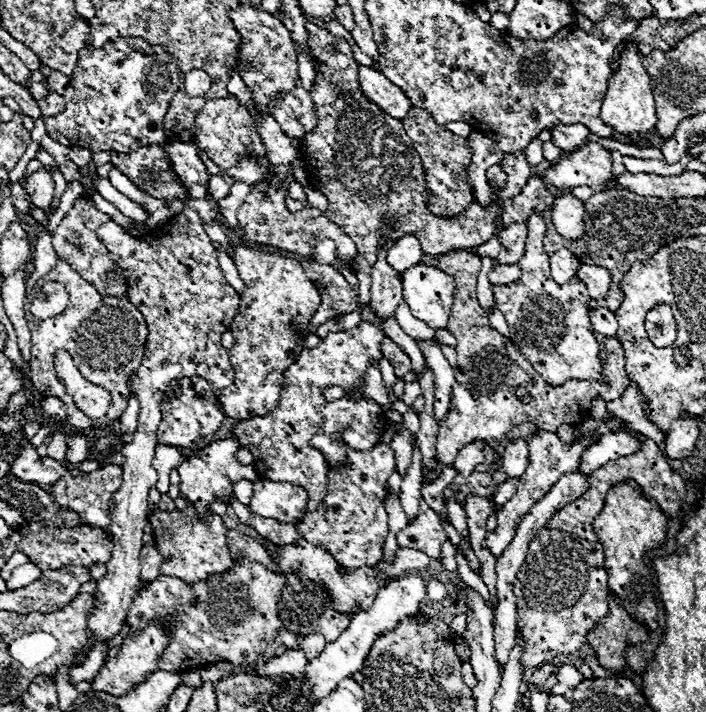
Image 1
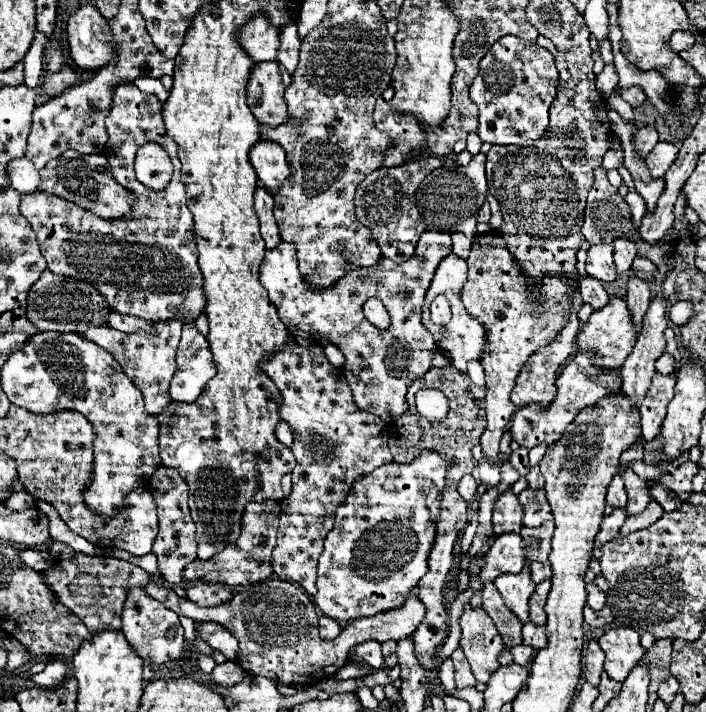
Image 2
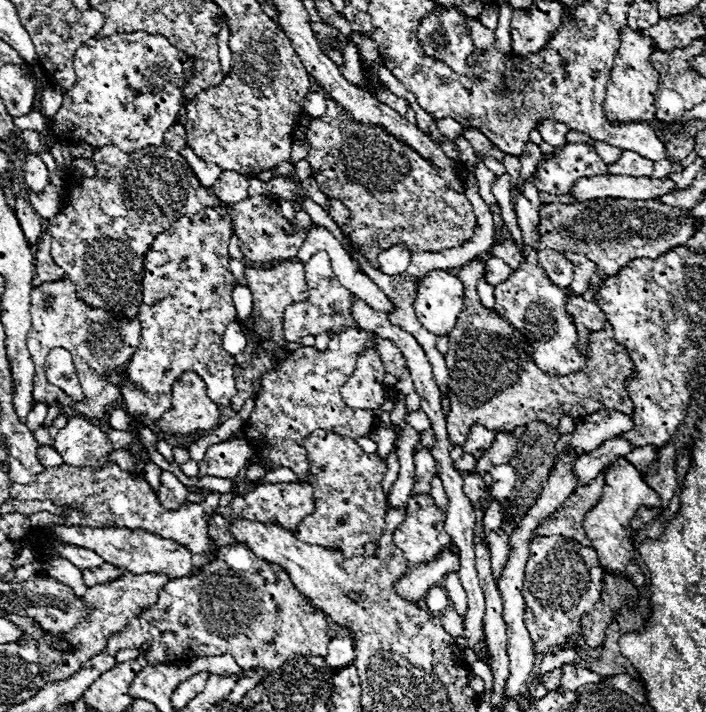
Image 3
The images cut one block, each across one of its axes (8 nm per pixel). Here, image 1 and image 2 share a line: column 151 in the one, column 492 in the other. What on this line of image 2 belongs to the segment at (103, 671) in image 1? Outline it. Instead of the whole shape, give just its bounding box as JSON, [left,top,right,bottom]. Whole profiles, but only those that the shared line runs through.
[460,606,504,682]

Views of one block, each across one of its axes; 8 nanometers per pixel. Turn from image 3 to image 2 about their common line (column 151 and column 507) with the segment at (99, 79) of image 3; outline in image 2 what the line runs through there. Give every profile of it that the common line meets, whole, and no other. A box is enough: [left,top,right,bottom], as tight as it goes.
[470,34,558,146]

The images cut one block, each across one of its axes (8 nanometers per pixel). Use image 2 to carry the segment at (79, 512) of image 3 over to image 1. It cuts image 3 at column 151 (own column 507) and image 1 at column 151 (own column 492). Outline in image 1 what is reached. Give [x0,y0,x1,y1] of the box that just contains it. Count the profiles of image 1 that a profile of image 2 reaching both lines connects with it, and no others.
[148,504,234,584]

